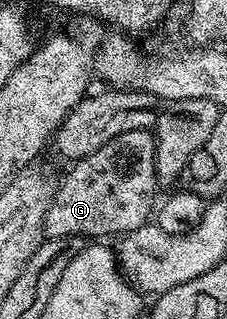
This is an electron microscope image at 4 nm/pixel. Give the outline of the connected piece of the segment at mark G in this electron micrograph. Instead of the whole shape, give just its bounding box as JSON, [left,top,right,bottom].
[44,129,158,240]

